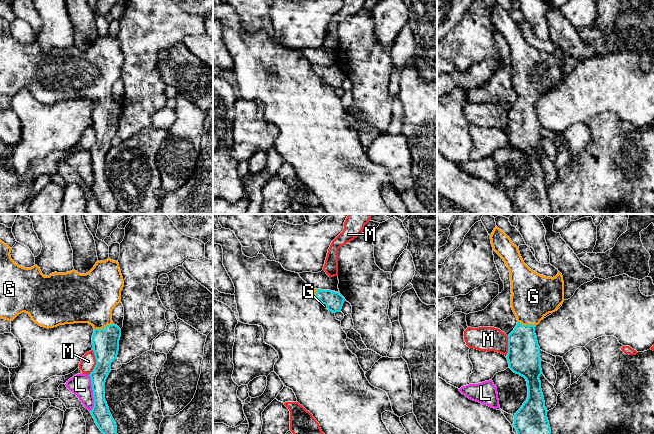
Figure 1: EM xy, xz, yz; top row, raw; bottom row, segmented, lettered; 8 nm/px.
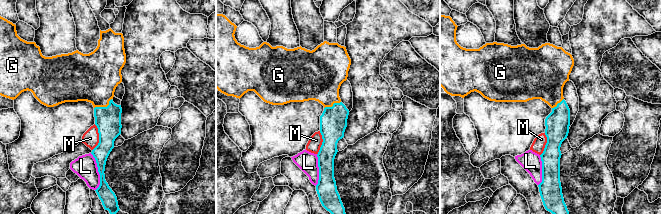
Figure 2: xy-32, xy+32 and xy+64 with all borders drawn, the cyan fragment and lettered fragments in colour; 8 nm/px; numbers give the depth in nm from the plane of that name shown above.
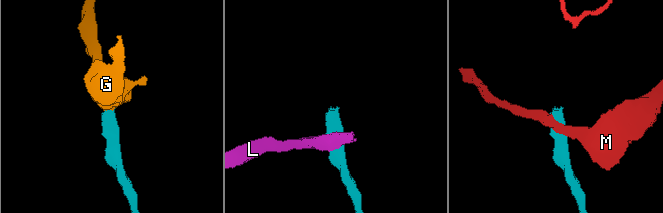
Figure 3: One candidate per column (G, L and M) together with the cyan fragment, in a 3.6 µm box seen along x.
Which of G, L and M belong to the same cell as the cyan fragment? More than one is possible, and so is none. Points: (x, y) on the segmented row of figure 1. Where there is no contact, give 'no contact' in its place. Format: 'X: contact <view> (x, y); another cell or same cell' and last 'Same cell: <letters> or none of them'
G: contact xy (103, 329); same cell
L: contact xy (93, 393); another cell
M: contact xy (96, 362); another cell
Same cell: G

